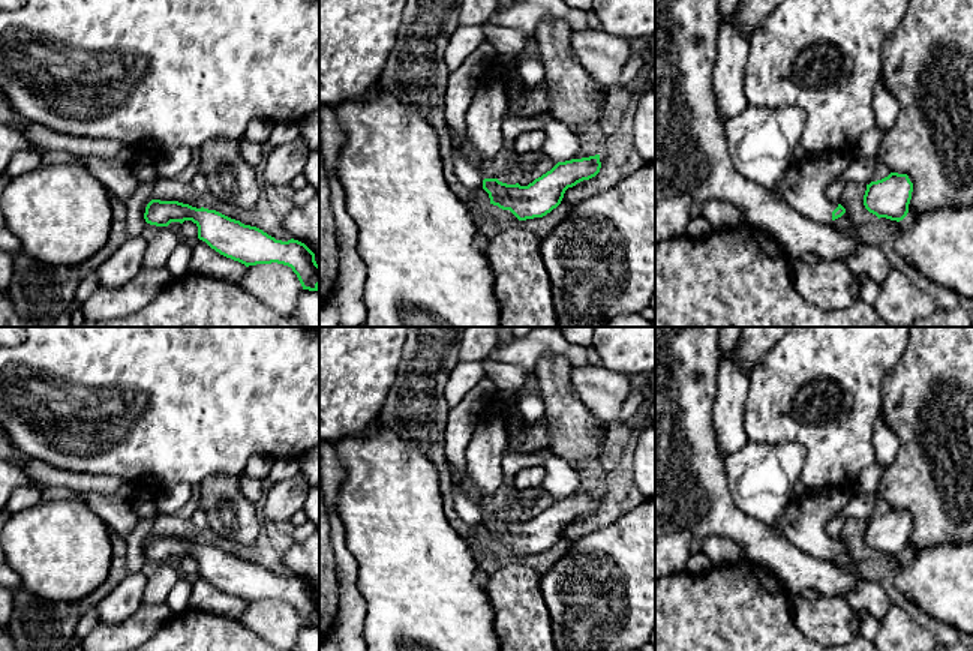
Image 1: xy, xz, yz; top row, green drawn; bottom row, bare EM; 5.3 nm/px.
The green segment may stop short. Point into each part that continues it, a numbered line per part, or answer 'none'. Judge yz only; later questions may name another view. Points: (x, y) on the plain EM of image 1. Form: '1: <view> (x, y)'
1: yz (804, 524)

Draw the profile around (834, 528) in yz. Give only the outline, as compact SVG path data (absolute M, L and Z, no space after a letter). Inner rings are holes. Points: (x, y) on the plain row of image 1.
M840 514L834 516L826 525L828 536L840 540L844 525L846 519L843 516Z

